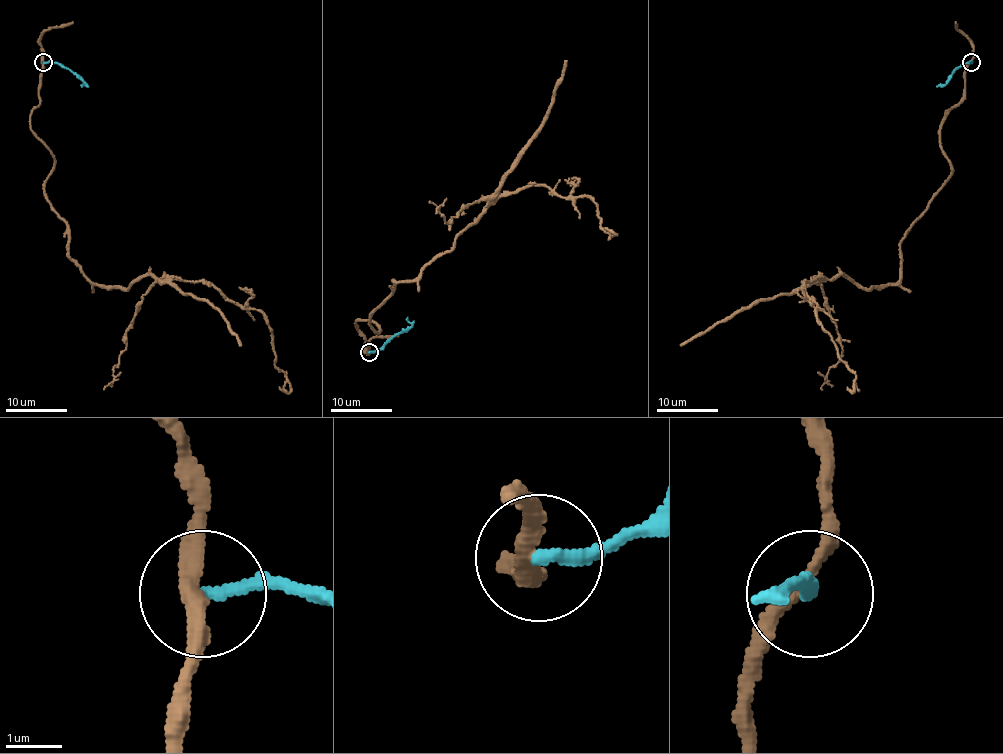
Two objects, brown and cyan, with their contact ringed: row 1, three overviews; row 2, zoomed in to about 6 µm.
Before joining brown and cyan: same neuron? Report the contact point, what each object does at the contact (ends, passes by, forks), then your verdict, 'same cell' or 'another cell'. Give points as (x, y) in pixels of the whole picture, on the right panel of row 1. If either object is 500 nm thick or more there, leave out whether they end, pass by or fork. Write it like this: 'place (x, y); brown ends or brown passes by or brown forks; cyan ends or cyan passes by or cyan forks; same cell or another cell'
place (971, 62); brown passes by; cyan ends; another cell

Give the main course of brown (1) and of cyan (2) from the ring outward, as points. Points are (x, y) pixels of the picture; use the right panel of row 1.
1: (972, 61), (941, 129), (952, 173), (902, 239), (900, 278), (805, 283), (856, 375), (846, 386)
2: (972, 63), (967, 61), (944, 85), (936, 86)

